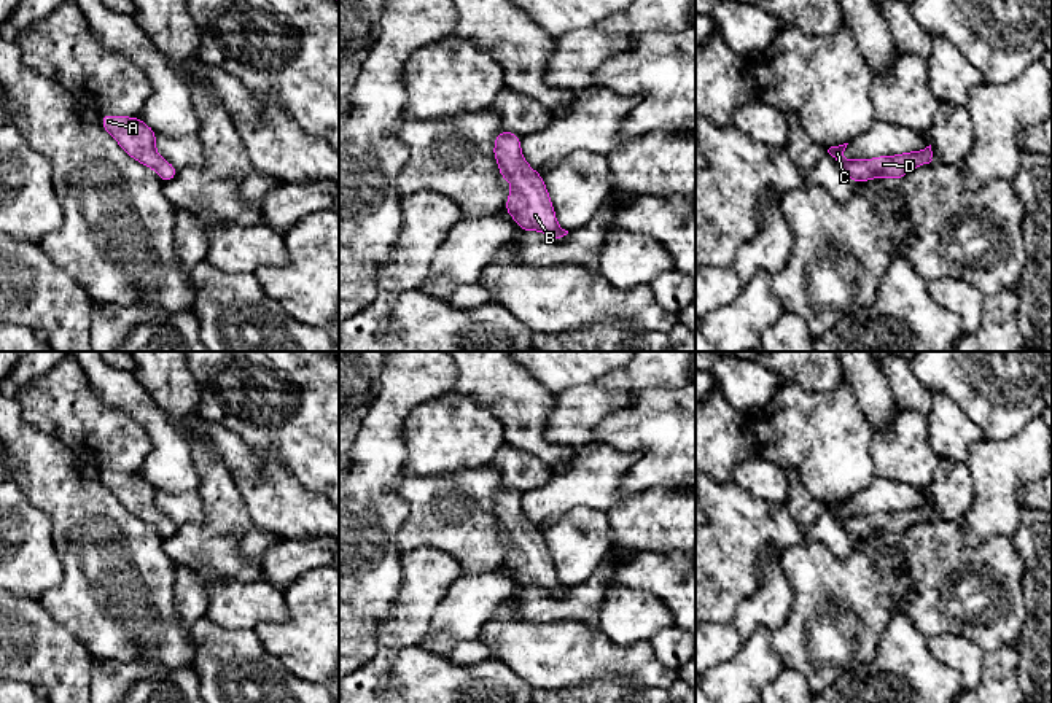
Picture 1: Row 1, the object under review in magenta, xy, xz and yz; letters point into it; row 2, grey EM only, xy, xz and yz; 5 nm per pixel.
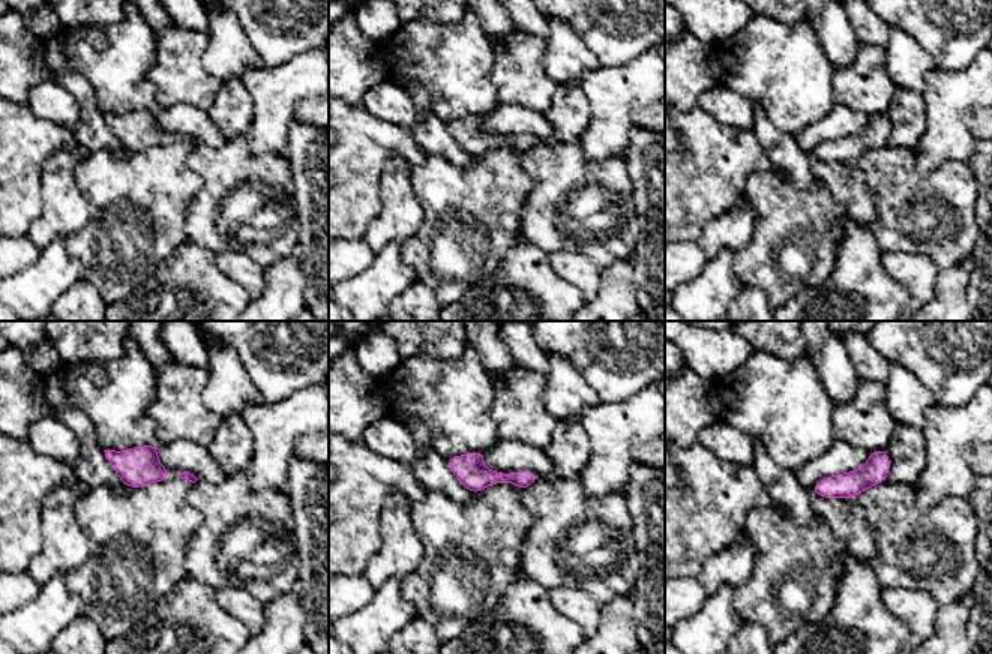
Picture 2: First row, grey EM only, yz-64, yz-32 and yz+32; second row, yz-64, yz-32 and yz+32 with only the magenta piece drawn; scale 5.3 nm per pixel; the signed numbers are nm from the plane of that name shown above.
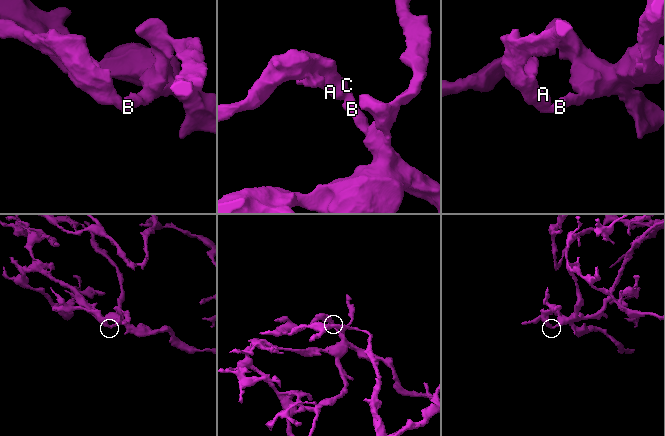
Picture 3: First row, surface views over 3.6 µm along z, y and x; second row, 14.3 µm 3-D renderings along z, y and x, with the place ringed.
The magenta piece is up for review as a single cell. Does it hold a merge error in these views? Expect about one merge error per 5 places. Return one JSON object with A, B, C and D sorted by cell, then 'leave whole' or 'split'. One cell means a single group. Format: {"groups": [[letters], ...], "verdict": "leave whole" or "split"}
{"groups": [["A", "B", "C", "D"]], "verdict": "leave whole"}

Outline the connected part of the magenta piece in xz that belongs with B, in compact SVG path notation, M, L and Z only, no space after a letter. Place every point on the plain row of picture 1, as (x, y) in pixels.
M501 487L495 493L493 512L500 523L500 534L511 538L505 566L516 576L520 587L540 587L552 595L568 590L555 576L552 557L543 538L522 514L520 493Z

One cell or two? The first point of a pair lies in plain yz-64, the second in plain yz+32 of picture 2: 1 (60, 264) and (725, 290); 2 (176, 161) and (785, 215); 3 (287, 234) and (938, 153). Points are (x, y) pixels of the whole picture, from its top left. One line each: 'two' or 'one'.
1: one
2: one
3: two

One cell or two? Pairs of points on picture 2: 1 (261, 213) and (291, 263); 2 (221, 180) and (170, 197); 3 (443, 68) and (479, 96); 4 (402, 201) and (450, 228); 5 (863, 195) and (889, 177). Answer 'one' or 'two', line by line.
1: two
2: two
3: one
4: two
5: two

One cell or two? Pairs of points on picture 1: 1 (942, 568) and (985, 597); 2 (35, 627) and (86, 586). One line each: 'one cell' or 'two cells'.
1: one cell
2: two cells

